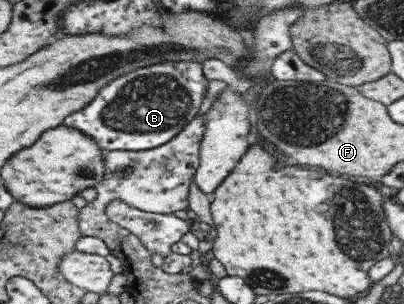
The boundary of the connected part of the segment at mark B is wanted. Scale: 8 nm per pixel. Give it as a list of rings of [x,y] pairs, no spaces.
[[[164,62],[146,68],[139,68],[121,75],[104,88],[85,108],[67,116],[63,125],[79,129],[97,140],[103,151],[111,153],[117,150],[147,151],[162,147],[173,140],[197,116],[203,106],[203,98],[209,90],[209,80],[203,72],[202,62],[178,63]]]

